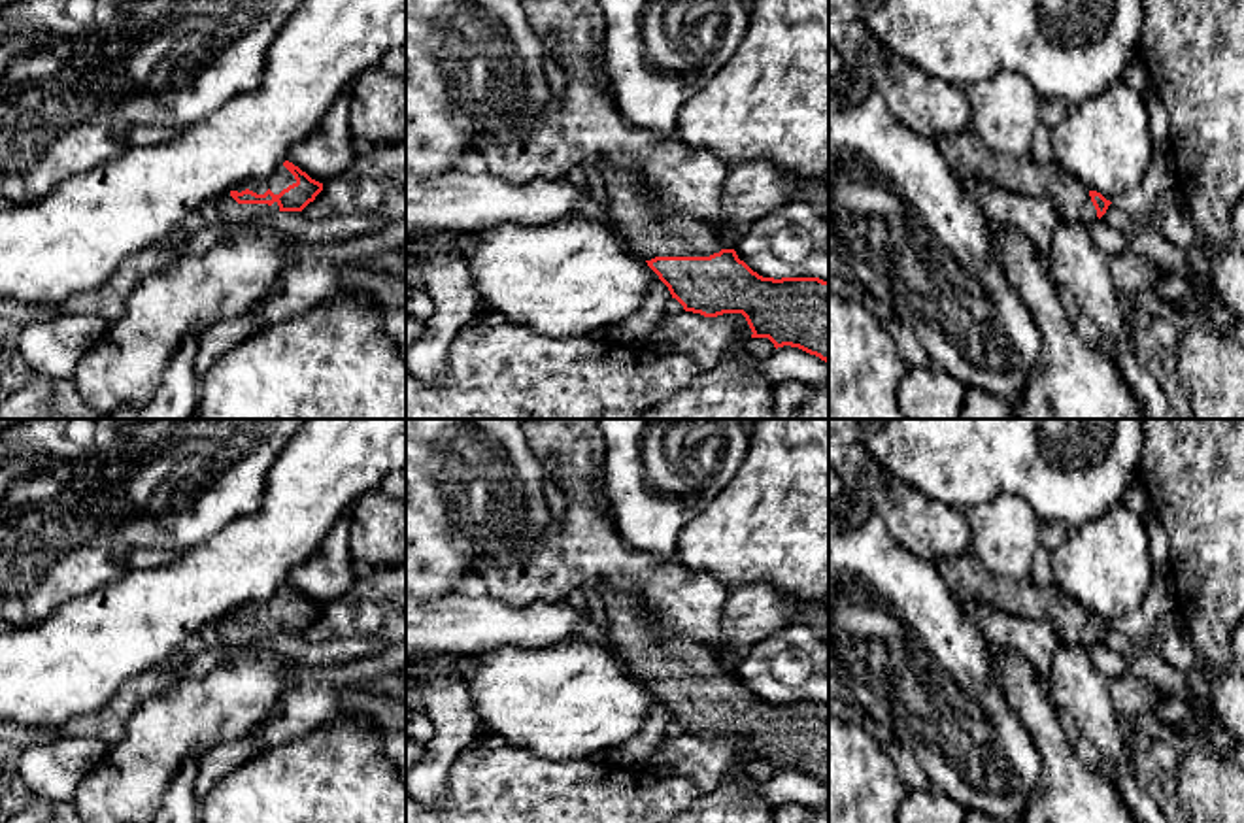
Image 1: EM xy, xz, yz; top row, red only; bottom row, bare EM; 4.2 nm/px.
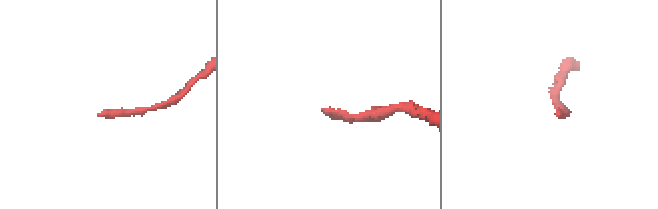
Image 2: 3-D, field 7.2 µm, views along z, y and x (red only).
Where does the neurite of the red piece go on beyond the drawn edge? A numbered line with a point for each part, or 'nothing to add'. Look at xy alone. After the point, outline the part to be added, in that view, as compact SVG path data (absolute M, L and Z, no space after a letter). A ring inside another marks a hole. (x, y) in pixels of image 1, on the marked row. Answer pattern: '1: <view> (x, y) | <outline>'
1: xy (231, 212) | M279 164L270 177L244 181L242 185L225 193L223 196L215 198L213 204L215 204L223 223L245 223L259 215L266 215L270 211L279 211L279 206L277 206L277 202L274 202L272 206L238 204L230 196L232 191L242 193L242 191L249 189L257 194L264 194L270 189L274 194L279 194L283 189L287 189L293 183L296 183L294 176L283 164Z

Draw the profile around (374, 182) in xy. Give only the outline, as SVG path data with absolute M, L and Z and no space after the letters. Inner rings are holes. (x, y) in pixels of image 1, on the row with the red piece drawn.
M406 142L355 149L355 159L302 213L311 221L353 213L406 221Z

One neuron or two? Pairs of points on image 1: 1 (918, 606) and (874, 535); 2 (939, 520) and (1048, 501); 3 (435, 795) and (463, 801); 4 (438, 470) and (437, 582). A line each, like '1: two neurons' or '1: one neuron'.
1: one neuron
2: two neurons
3: two neurons
4: one neuron

